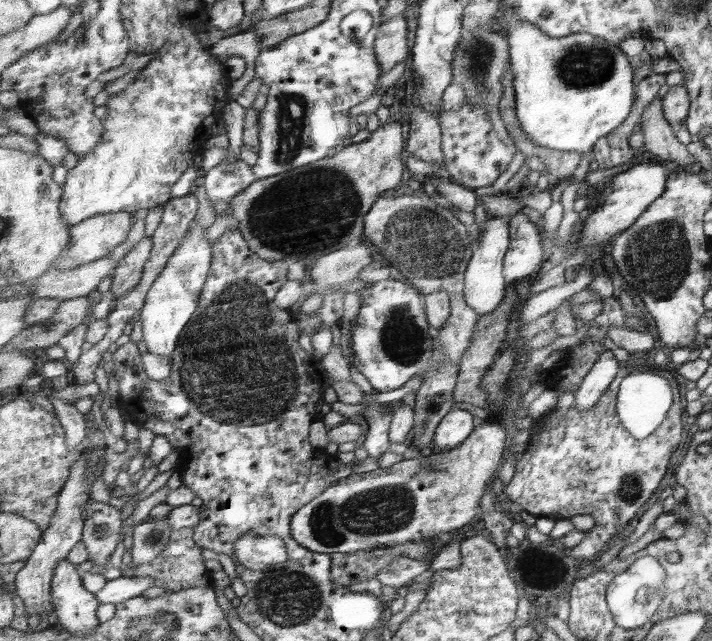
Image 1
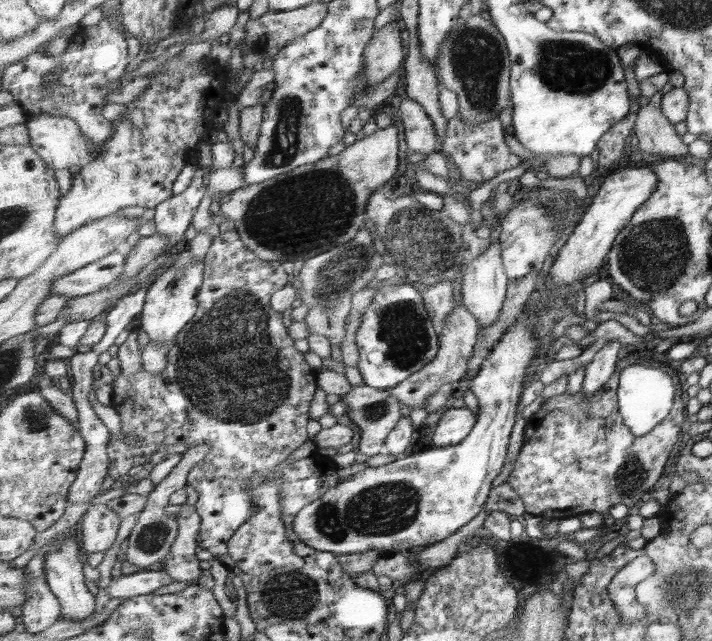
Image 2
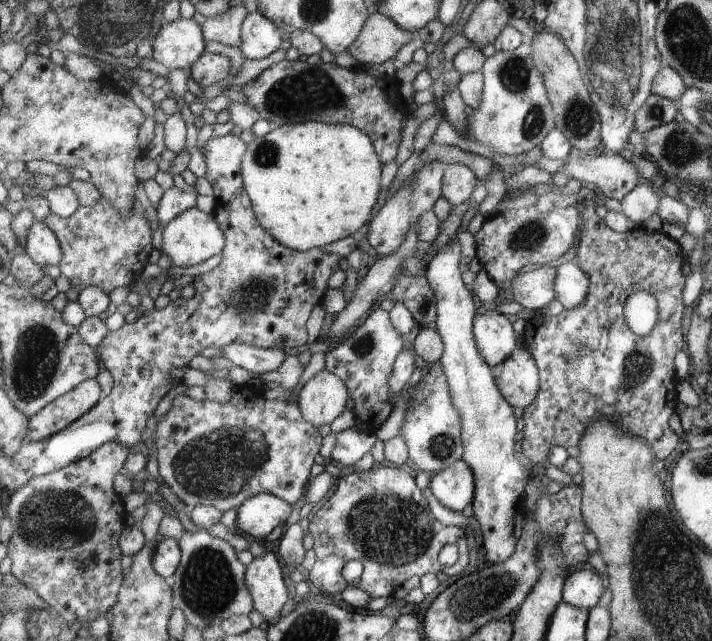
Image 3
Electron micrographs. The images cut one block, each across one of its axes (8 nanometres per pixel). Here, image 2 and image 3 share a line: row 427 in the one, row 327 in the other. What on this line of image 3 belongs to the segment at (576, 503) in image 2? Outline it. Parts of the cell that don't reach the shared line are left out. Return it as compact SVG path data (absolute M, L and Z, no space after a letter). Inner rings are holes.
M596 200L584 206L583 224L579 230L579 244L576 248L579 266L591 278L591 290L587 300L577 308L565 308L558 315L548 316L537 310L527 320L524 328L523 346L534 355L542 378L538 397L529 407L523 409L522 417L525 422L521 439L523 454L533 465L549 461L549 454L555 446L578 446L587 434L591 422L605 416L613 416L617 426L623 426L627 434L647 438L647 442L651 442L657 456L663 461L683 441L681 435L675 434L669 424L679 404L677 384L681 378L677 376L675 356L685 348L685 258L684 252L681 252L681 243L663 231L649 232L640 226L629 231L616 232L605 224L599 208ZM637 290L648 290L657 296L659 302L659 322L649 336L639 336L627 326L625 304Z

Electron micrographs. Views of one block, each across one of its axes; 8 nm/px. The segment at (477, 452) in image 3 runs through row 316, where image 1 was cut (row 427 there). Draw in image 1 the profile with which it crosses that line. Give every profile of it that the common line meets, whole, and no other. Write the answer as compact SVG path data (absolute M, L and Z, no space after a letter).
M463 409L451 412L439 423L434 436L434 450L450 451L461 446L477 429L473 413Z

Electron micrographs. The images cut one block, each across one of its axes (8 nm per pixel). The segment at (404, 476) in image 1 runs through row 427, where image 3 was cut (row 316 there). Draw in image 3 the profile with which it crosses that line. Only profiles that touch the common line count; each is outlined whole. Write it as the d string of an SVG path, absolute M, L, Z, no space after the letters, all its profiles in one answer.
M492 307L475 318L474 333L479 350L489 366L505 362L517 349L513 318L497 313Z

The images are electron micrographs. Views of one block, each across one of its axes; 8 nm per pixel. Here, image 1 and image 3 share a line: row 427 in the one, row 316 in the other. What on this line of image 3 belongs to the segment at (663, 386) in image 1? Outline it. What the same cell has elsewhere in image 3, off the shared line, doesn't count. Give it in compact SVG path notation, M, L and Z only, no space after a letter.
M637 290L625 304L627 326L639 336L649 336L659 322L657 296L648 290Z

